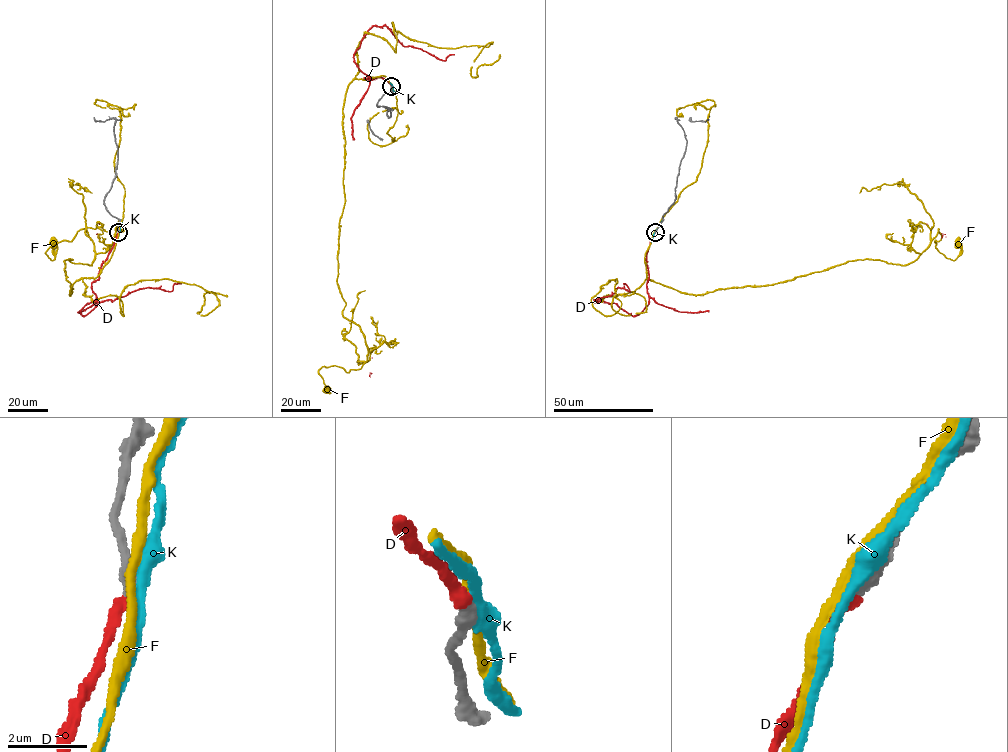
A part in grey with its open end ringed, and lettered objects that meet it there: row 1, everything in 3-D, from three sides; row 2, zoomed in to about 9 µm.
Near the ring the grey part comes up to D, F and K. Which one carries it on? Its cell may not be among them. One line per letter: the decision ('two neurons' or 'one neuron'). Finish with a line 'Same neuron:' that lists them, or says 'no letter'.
D: one neuron
F: two neurons
K: two neurons
Same neuron: D

